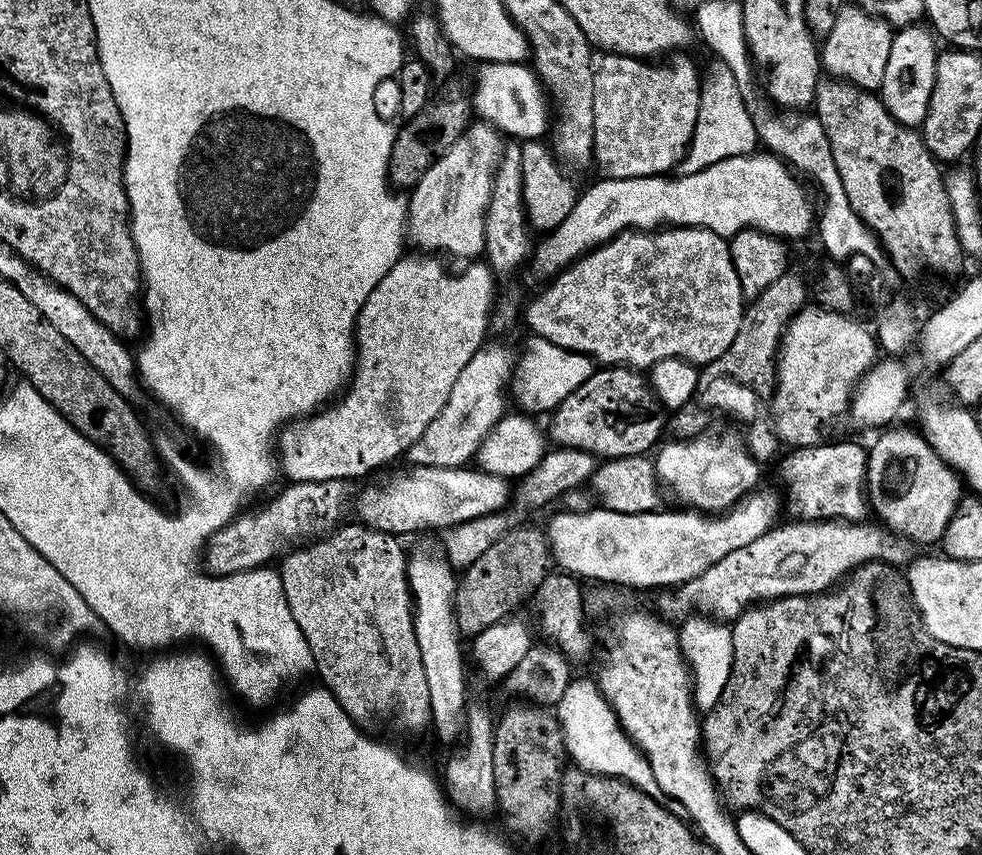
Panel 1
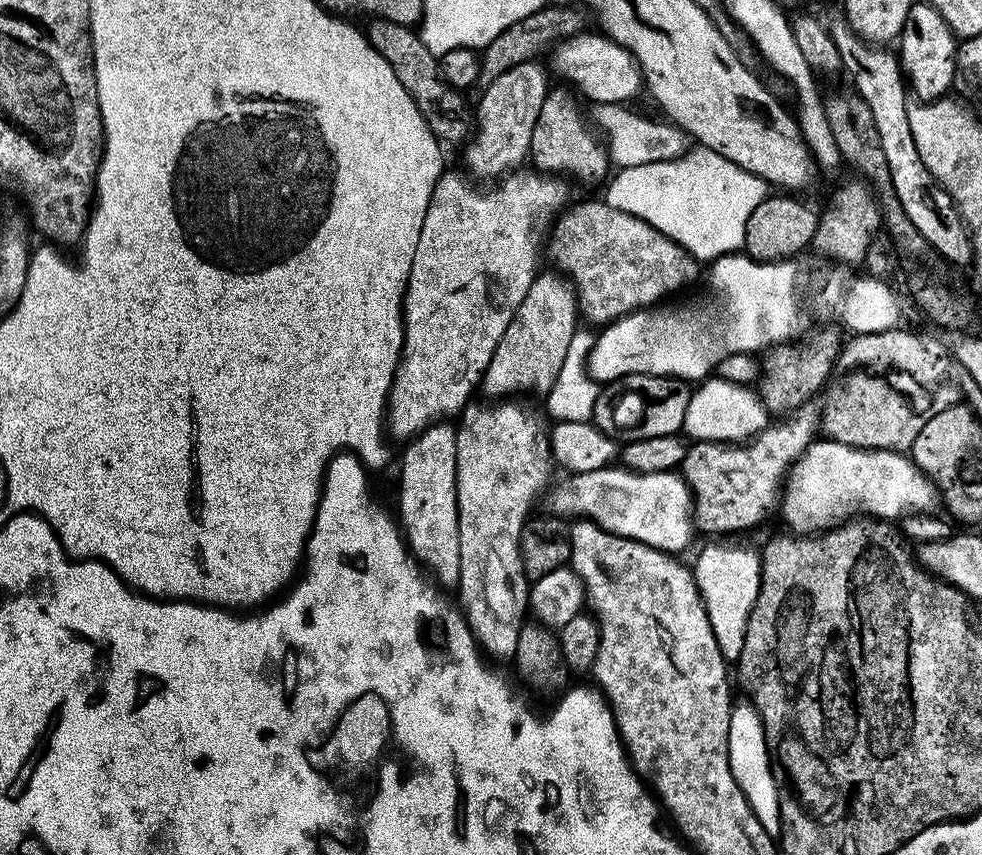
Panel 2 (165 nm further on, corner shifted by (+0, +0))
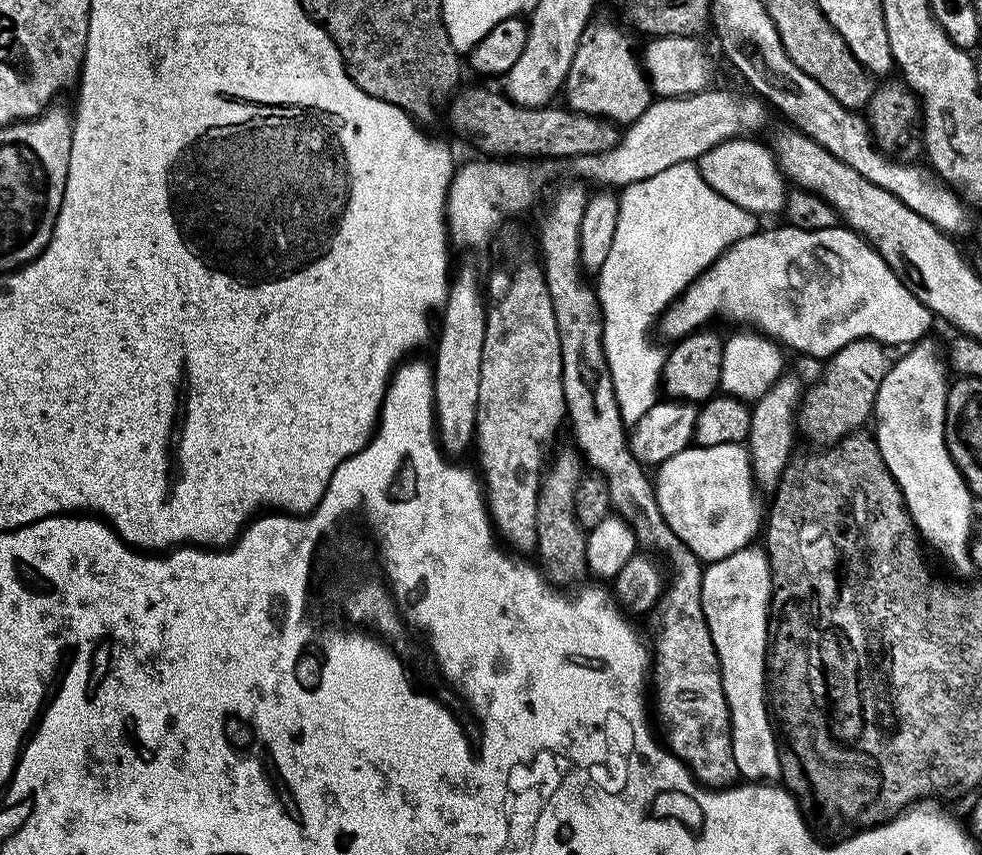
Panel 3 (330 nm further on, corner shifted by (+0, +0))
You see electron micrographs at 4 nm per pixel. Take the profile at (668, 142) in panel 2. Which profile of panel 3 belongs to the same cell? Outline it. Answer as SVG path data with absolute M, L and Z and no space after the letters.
M756 138L727 140L718 146L714 146L710 150L706 150L706 152L700 156L698 167L702 178L707 184L710 185L715 192L722 194L722 198L734 202L734 206L742 206L742 210L753 214L761 214L760 212L783 213L784 200L787 199L790 188L786 183L784 173L780 171L775 151L773 151L769 145L767 148L766 145L759 144Z

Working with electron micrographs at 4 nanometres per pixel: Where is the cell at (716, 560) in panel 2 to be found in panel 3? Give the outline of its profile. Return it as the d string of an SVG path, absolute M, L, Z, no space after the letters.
M781 375L767 394L755 401L752 408L746 447L751 457L752 475L761 489L775 489L794 452L791 445L794 442L794 434L796 435L796 413L804 388L795 375L793 377L788 375Z

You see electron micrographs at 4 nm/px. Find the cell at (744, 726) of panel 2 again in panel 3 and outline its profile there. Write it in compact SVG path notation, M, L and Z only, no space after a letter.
M749 546L730 554L721 560L711 561L704 568L704 577L702 578L702 614L706 618L706 626L710 630L710 638L714 642L714 650L718 654L720 663L720 677L722 678L722 690L726 694L726 702L730 710L732 719L732 749L734 750L734 762L738 766L740 776L748 782L776 782L782 776L782 752L778 747L778 736L774 731L773 721L770 719L770 704L766 699L766 661L768 658L768 642L770 633L768 631L768 618L772 607L772 566L768 561L767 551L763 547Z

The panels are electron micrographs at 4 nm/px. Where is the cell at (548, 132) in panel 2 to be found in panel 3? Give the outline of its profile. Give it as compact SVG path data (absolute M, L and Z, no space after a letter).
M596 18L588 23L582 30L578 50L574 50L574 62L570 62L570 70L564 79L563 103L573 112L627 126L646 114L653 99L652 86L631 38L608 20Z

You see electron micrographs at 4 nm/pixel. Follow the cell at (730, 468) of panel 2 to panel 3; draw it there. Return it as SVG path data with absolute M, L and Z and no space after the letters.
M855 340L854 342L850 342L846 346L842 346L839 350L836 351L836 353L827 361L826 367L821 371L820 377L818 380L815 381L803 393L802 396L802 403L799 405L798 408L798 428L799 431L802 433L802 431L805 432L806 435L809 436L810 439L813 440L814 443L813 445L816 446L831 446L835 443L837 443L840 439L842 439L843 436L849 436L851 432L863 429L865 427L864 424L873 419L874 416L874 409L876 406L876 399L878 398L878 390L882 386L882 382L886 378L886 374L888 373L888 369L890 367L890 359L888 360L888 356L886 353L886 348L885 345L879 344L876 340Z

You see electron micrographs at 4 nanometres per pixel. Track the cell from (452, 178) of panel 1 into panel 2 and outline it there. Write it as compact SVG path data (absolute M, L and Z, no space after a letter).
M529 62L514 66L483 89L484 97L480 100L480 109L474 112L474 131L462 148L463 167L473 177L491 181L519 169L523 165L520 163L529 159L534 122L538 122L538 113L542 111L542 102L546 102L550 87L549 73L544 73L538 65L539 63Z

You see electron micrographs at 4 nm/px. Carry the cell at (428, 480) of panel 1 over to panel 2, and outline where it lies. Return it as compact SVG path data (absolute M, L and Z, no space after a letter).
M609 466L567 478L547 493L548 504L553 508L550 509L557 517L587 518L601 524L607 532L661 548L669 554L680 554L691 542L694 501L683 475L675 471L629 472L623 466Z

